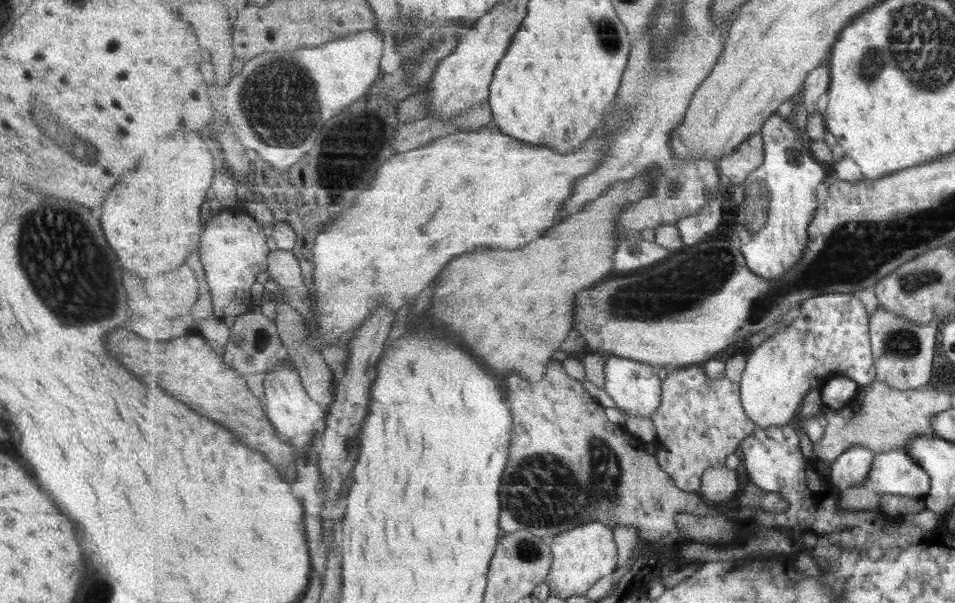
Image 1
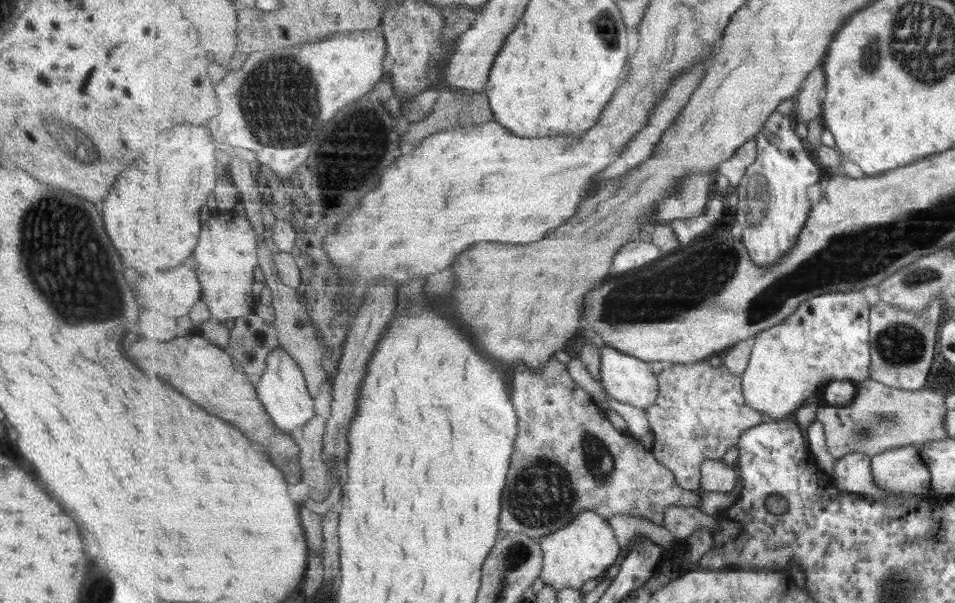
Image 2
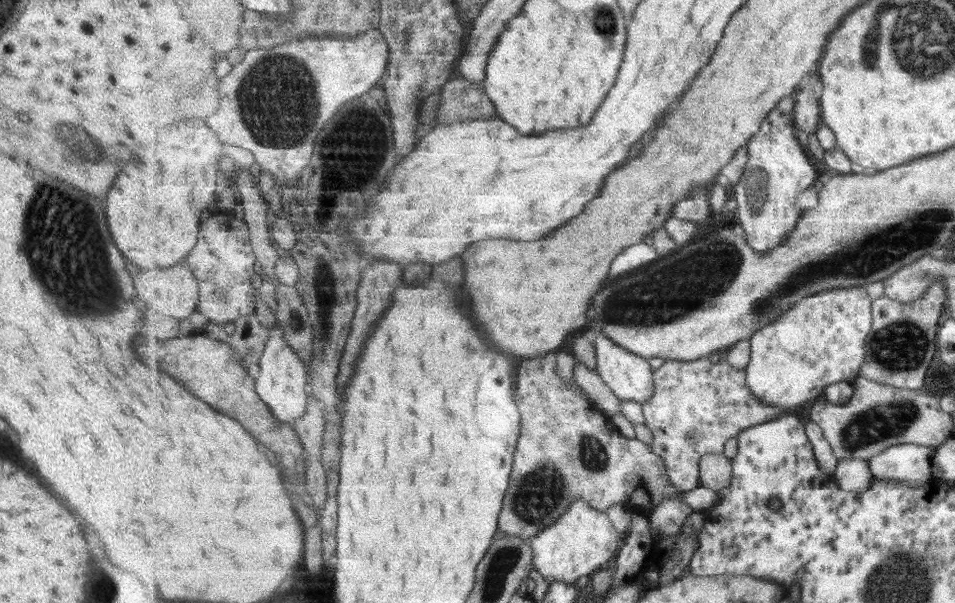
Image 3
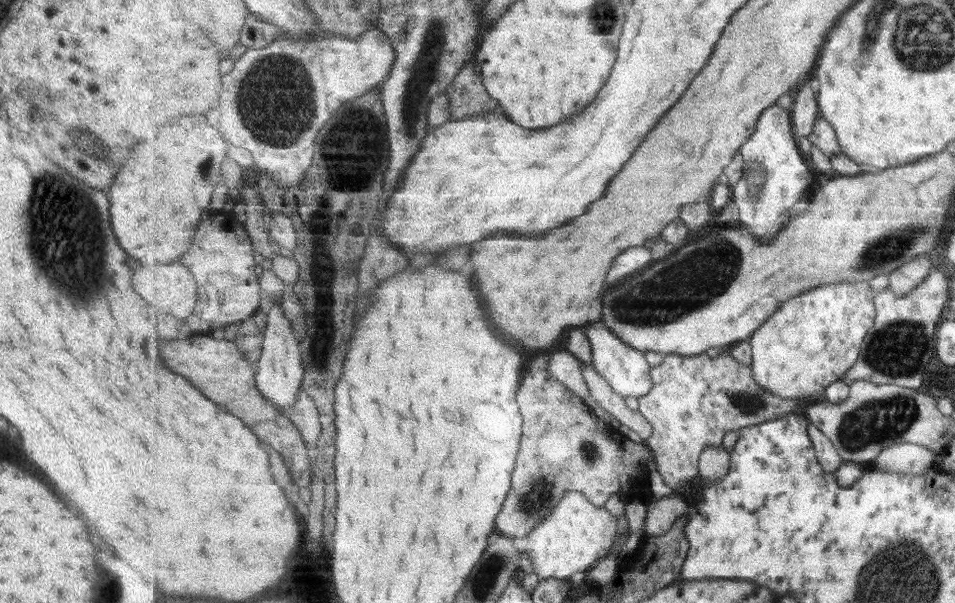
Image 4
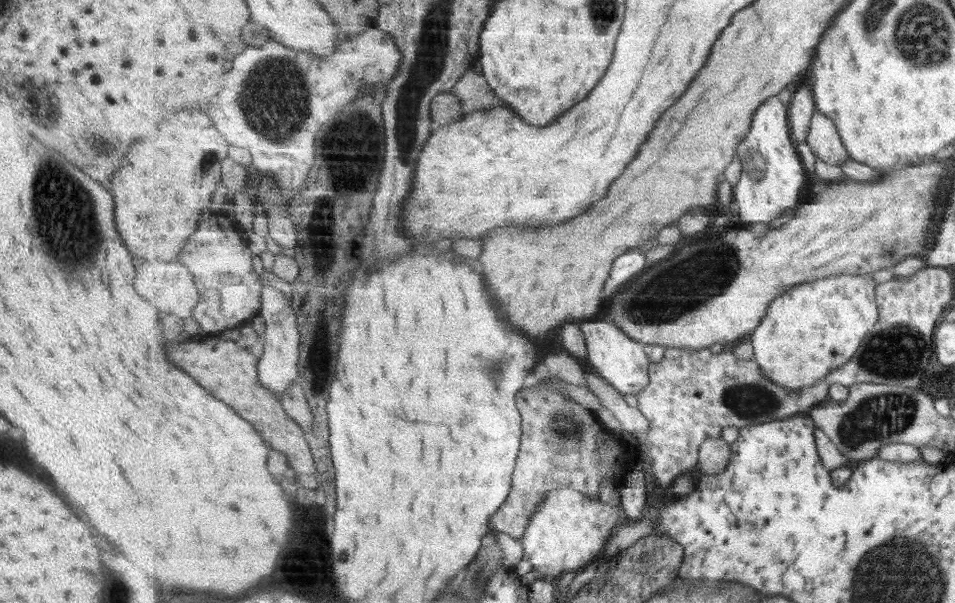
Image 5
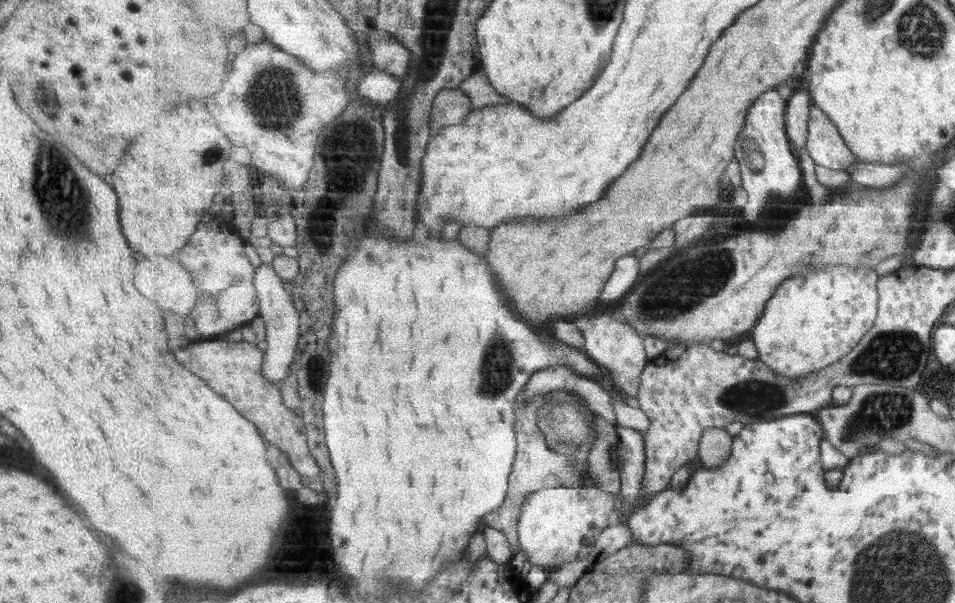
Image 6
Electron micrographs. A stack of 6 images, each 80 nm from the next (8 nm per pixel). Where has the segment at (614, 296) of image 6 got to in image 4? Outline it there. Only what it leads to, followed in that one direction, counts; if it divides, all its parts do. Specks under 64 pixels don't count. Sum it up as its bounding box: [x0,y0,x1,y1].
[607,247,654,285]

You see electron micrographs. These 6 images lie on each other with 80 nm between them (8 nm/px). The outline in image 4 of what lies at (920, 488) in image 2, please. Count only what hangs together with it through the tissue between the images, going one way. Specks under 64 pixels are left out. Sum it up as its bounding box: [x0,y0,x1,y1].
[873,442,936,475]

